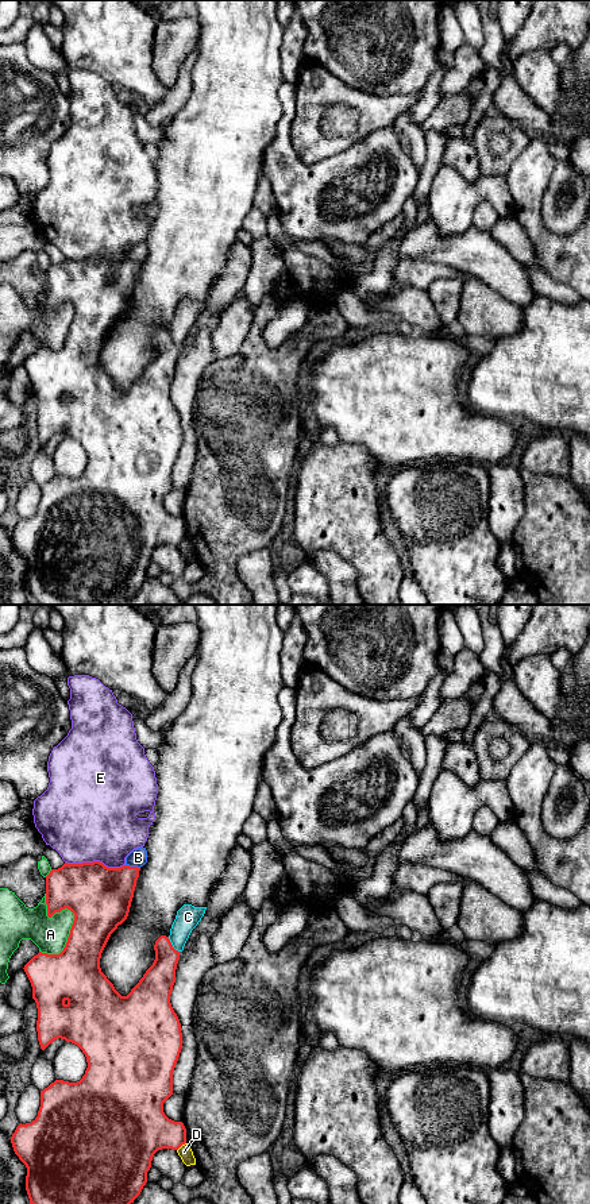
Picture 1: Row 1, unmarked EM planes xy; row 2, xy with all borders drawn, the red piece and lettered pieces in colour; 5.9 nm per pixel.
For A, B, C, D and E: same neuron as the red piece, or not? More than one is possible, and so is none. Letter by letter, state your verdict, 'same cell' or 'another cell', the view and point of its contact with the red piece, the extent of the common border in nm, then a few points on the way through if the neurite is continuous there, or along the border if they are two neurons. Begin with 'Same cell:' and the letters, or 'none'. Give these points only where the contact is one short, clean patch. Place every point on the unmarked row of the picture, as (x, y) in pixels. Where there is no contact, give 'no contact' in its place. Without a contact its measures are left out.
Same cell: none
A: another cell | xy (70, 305) | 380 nm
B: another cell | xy (132, 262) | 90 nm | along xy (126, 259), (139, 263)
C: another cell | xy (172, 340) | 120 nm
D: another cell | xy (181, 540) | 80 nm
E: another cell | xy (95, 257) | 360 nm

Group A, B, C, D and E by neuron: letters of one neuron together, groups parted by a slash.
A / B / C / D / E

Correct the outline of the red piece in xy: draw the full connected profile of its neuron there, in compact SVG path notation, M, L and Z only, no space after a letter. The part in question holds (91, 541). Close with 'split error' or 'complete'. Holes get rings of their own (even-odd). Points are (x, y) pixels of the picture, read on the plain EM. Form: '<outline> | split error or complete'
M100 256L82 259L65 258L61 263L51 265L46 271L47 312L51 313L55 308L61 308L62 305L68 304L74 309L74 316L68 332L68 337L59 350L47 350L39 347L23 363L31 378L32 394L35 395L38 404L38 436L42 445L45 445L58 433L77 440L86 452L88 463L82 474L77 478L55 475L47 483L41 486L41 502L38 512L31 518L20 518L11 532L15 549L27 563L26 586L30 599L35 601L38 605L126 605L131 598L134 598L146 580L147 567L151 563L154 549L162 544L178 545L186 539L186 524L184 518L169 514L163 508L163 498L173 490L173 467L182 444L181 418L170 398L170 390L176 378L176 364L180 355L180 347L173 343L169 332L161 331L154 340L155 355L153 360L146 366L143 373L127 391L122 391L115 385L113 379L107 374L100 363L101 348L111 329L128 312L139 266L140 263L130 261L108 263Z | complete

